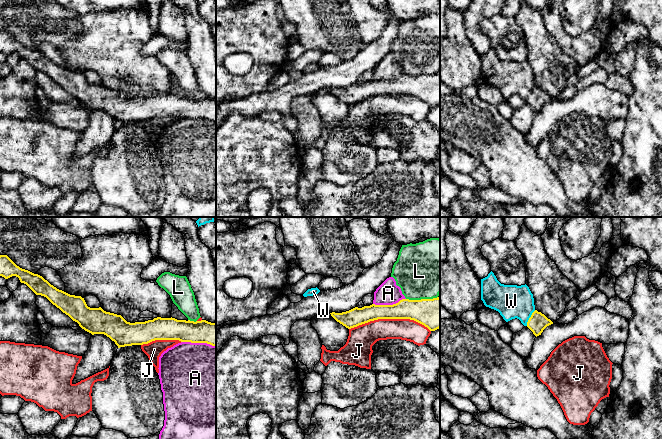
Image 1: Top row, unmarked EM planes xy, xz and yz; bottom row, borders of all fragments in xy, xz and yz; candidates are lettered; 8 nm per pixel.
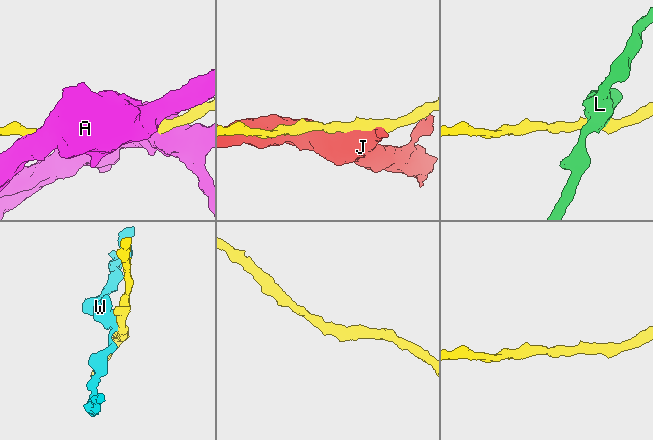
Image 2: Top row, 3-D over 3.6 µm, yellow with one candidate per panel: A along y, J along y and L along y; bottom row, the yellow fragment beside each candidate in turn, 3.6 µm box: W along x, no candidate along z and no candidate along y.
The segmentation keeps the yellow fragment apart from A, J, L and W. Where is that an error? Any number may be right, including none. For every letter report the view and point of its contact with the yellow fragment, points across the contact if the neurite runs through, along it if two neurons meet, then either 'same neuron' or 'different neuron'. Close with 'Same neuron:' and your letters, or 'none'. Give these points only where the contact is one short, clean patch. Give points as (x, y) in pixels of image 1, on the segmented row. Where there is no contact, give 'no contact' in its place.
A: meets yellow in xy at (198, 342); different neuron
J: meets yellow in xz at (390, 318); different neuron
L: meets yellow in xz at (421, 299); different neuron
W: meets yellow in yz at (529, 318); different neuron
Same neuron: none

